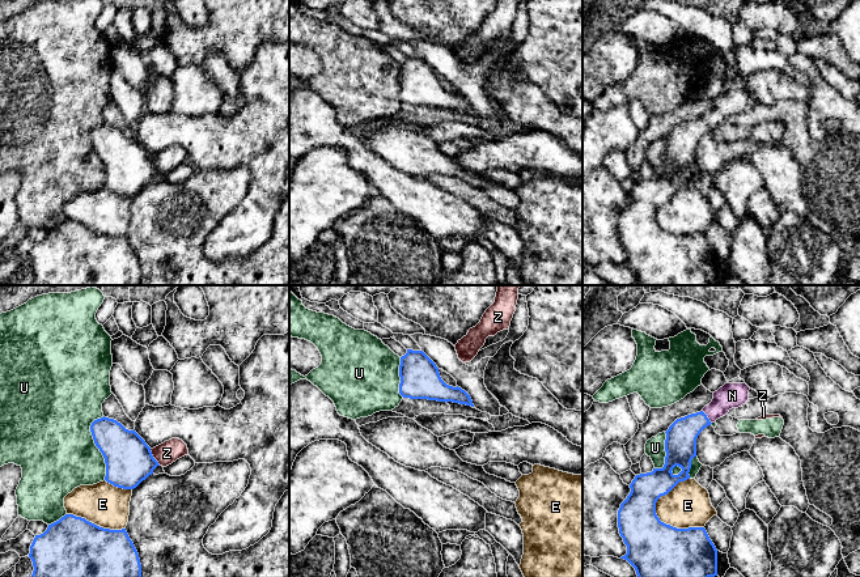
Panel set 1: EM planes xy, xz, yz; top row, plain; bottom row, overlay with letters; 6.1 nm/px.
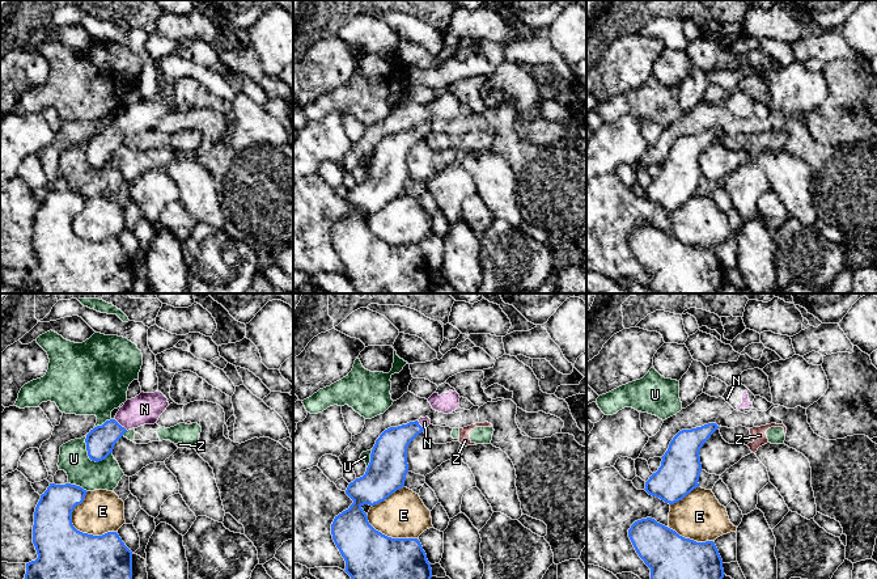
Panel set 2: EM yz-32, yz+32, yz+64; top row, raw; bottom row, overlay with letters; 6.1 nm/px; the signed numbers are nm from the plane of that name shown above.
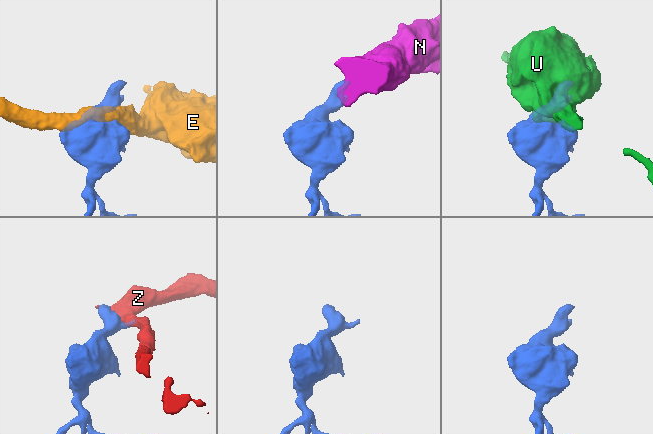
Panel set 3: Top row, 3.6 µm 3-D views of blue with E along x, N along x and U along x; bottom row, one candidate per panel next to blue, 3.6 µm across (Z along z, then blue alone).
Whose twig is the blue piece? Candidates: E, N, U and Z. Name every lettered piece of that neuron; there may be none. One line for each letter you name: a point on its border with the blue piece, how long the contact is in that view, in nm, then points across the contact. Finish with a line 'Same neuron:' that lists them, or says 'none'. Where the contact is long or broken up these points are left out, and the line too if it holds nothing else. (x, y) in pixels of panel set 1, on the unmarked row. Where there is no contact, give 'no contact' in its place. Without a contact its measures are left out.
N: meets blue in yz at (707, 124); contact 100 nm long; runs through yz (681, 144), (695, 130), (707, 124), (732, 102)
Same neuron: N

